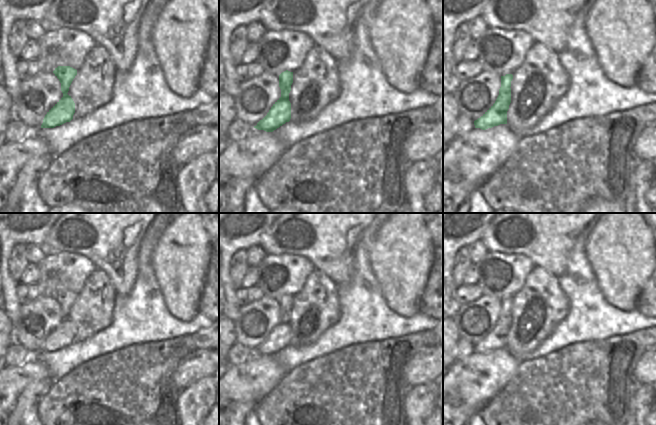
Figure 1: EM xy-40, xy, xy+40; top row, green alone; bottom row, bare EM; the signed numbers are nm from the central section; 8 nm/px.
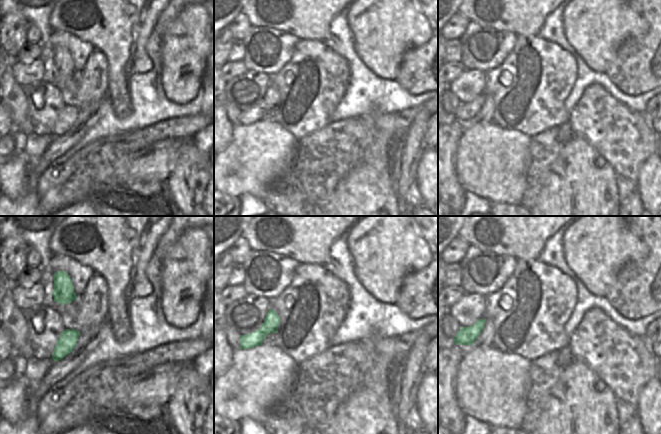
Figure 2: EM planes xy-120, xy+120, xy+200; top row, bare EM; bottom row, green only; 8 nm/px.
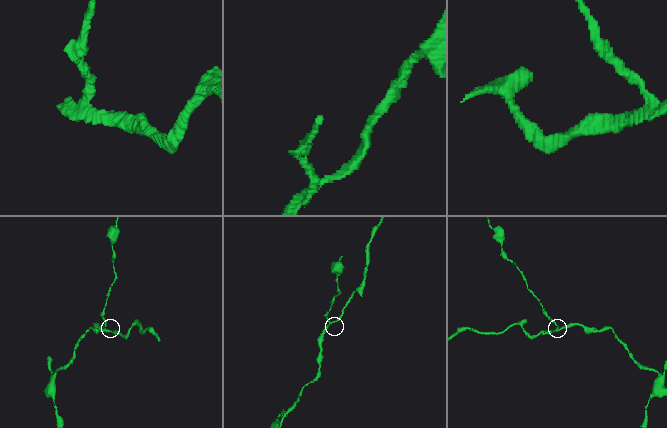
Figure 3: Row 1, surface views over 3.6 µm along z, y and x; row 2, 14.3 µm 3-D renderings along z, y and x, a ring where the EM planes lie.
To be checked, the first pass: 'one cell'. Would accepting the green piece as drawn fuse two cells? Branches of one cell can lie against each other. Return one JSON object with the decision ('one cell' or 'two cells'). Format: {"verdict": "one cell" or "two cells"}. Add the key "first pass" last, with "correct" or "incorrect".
{"verdict": "two cells", "first pass": "incorrect"}

